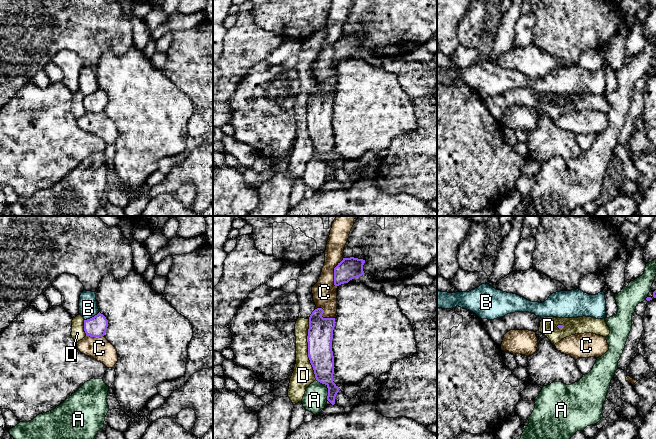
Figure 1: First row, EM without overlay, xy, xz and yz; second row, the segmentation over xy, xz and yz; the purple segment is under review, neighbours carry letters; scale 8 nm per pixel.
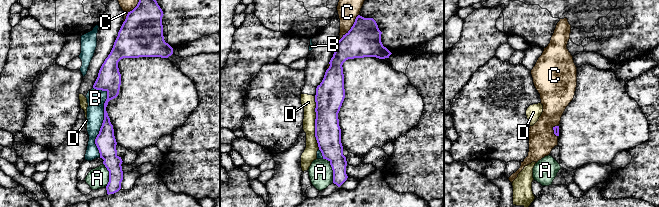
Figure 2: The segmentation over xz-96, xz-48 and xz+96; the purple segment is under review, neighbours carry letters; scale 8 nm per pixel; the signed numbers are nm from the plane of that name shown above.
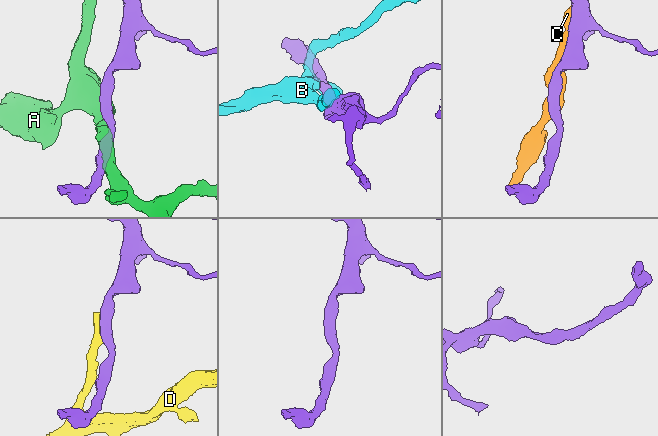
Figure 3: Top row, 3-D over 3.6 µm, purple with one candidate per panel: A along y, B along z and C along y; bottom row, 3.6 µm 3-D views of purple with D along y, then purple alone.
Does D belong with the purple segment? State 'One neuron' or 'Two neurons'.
Two neurons

